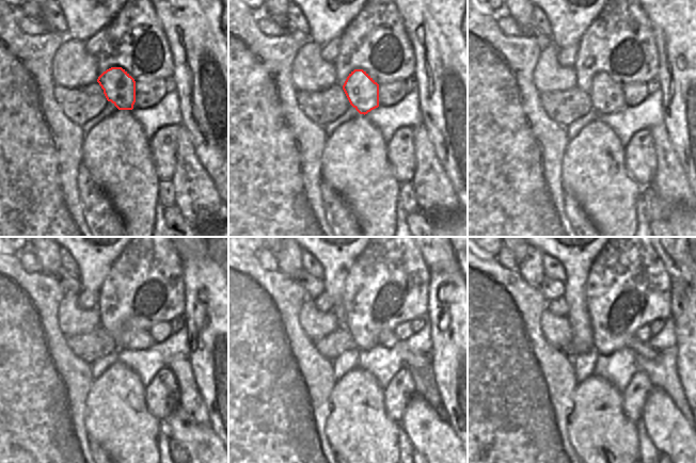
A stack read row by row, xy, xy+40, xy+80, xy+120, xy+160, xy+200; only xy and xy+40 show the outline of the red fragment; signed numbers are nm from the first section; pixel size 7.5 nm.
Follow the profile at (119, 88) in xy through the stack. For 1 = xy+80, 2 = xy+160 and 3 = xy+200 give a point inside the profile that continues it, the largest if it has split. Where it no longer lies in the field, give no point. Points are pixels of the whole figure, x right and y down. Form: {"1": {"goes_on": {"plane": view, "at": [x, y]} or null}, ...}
{"1": {"goes_on": {"plane": "xy+80", "at": [606, 96]}}, "2": {"goes_on": {"plane": "xy+160", "at": [386, 338]}}, "3": {"goes_on": {"plane": "xy+200", "at": [643, 349]}}}

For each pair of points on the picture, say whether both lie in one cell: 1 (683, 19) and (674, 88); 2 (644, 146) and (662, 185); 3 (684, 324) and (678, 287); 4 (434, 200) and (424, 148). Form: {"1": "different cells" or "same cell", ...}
{"1": "same cell", "2": "different cells", "3": "same cell", "4": "same cell"}

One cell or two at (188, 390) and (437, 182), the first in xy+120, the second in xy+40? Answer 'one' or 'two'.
one

